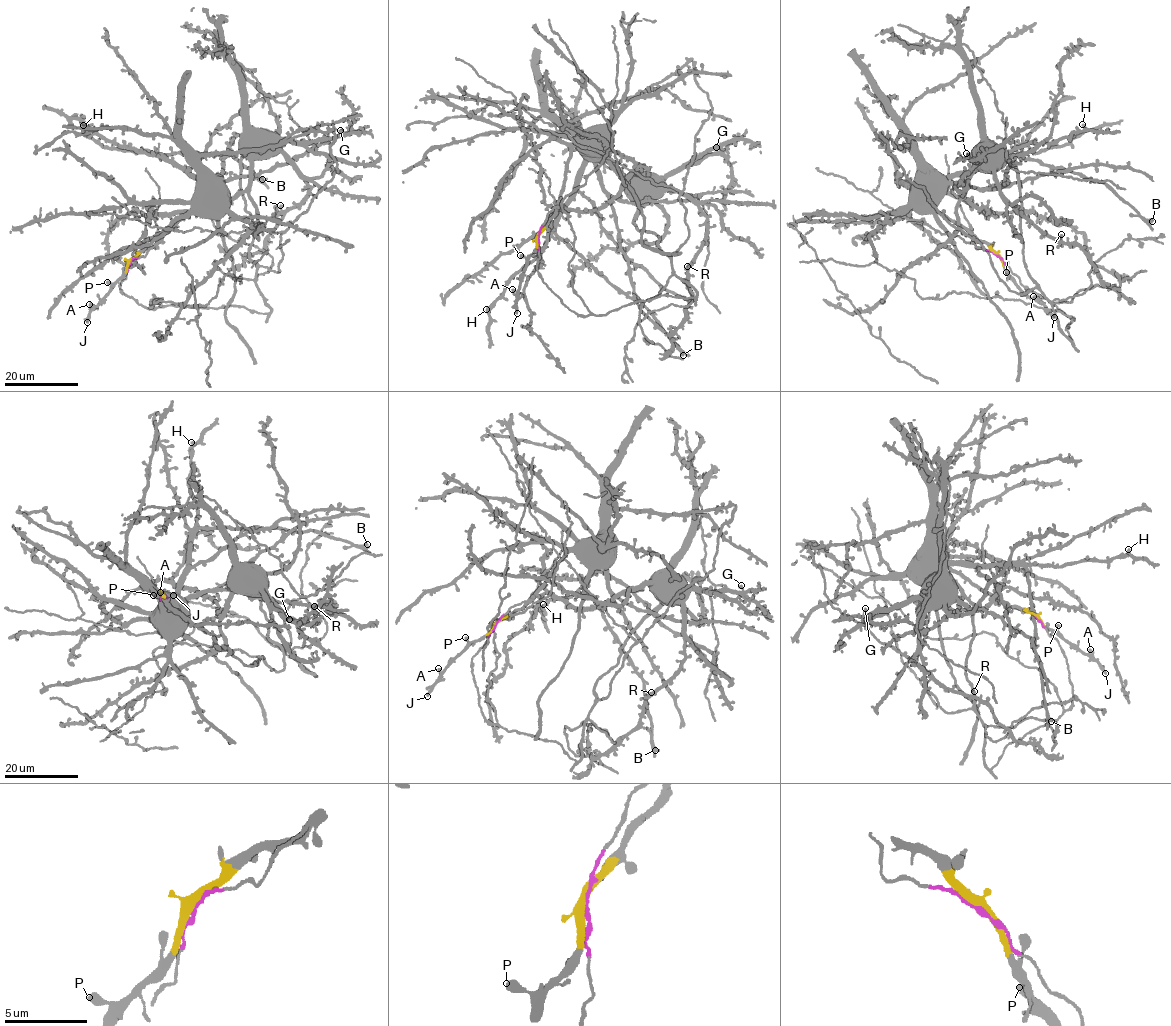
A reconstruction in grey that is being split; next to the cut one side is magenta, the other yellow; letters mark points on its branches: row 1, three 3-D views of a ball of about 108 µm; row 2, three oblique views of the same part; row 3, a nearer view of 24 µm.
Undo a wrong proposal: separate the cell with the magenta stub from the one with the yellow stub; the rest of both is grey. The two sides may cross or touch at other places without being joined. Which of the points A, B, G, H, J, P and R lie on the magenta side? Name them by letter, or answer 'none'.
G, R

